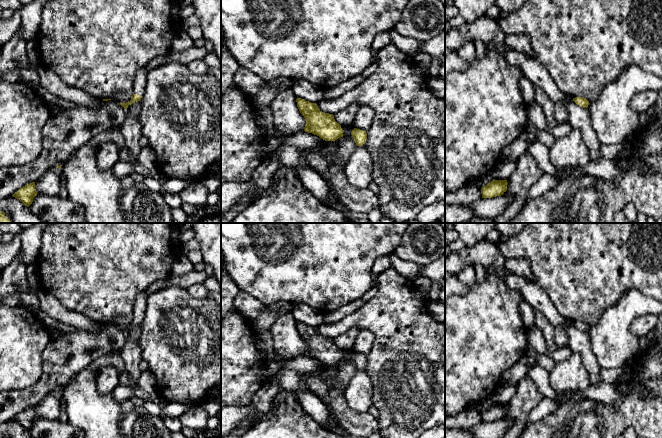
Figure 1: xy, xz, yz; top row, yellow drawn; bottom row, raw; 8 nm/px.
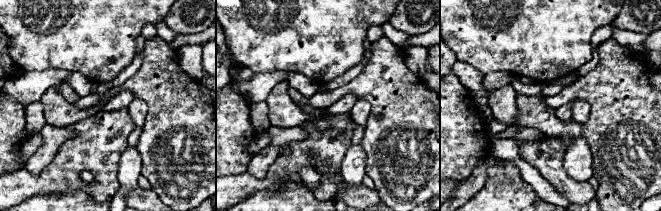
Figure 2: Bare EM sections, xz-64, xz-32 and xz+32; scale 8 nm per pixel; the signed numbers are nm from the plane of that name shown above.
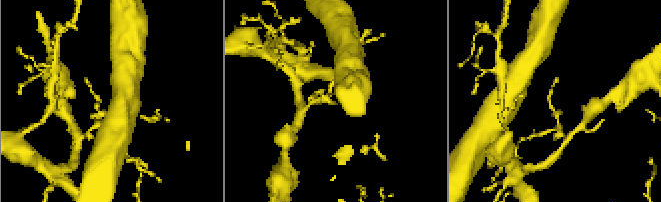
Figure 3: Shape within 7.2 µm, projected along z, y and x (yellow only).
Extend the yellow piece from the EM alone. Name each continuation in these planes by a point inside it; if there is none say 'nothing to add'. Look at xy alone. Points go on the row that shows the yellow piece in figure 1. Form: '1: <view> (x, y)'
1: xy (140, 81)

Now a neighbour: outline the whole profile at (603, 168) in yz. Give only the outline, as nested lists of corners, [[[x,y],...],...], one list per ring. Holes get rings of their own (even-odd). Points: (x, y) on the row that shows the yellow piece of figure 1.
[[[601,158],[596,161],[590,160],[588,164],[583,167],[565,167],[563,171],[553,176],[563,181],[569,177],[568,171],[572,168],[582,173],[584,176],[602,179],[614,179],[625,173],[625,170],[621,169],[616,161]]]

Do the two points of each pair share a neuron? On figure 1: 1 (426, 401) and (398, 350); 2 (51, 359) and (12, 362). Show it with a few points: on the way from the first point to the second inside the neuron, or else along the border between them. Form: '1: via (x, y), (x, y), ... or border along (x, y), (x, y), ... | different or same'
1: via (426, 388), (426, 379), (411, 363) | same
2: border along (52, 339), (43, 350), (43, 371), (35, 382) | different

